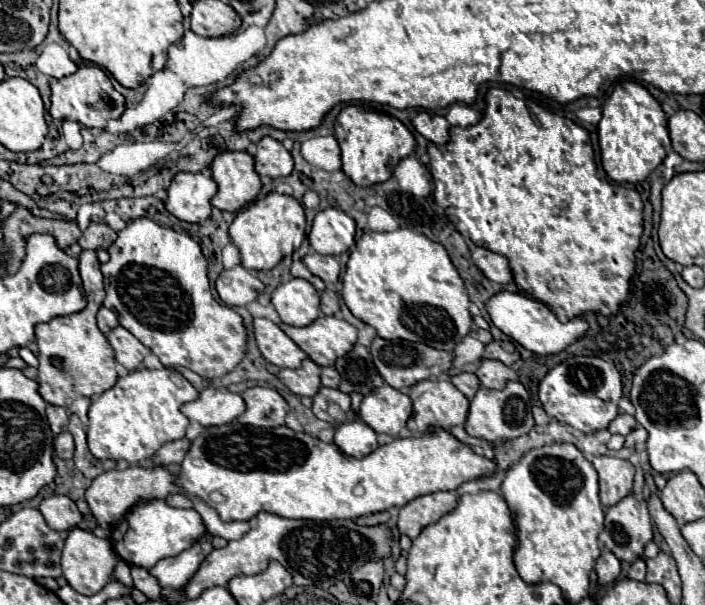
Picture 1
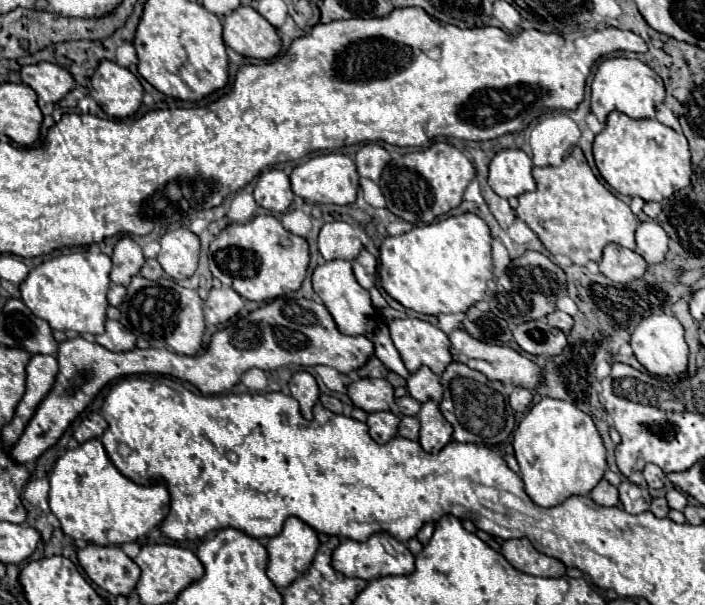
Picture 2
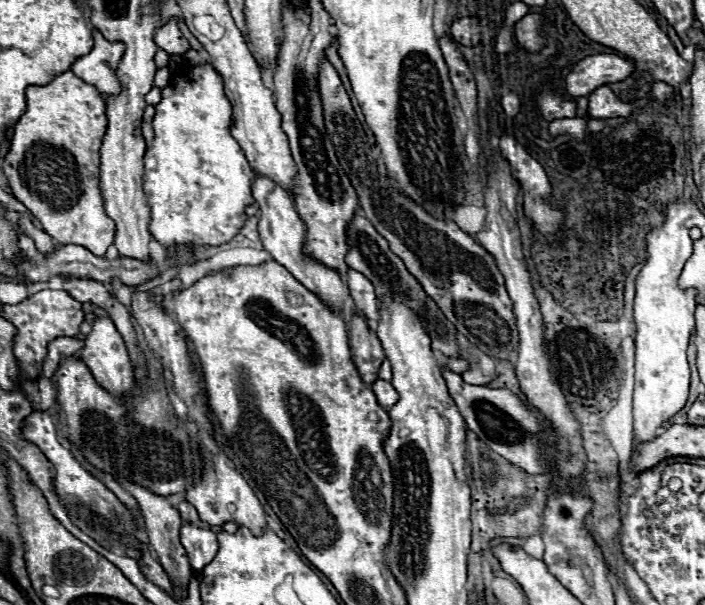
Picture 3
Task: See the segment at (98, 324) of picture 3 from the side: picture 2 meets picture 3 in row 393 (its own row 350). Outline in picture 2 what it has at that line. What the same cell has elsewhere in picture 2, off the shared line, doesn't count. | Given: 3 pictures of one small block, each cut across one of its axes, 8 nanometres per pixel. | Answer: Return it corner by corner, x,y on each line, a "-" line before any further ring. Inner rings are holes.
106,320
106,332
102,336
96,336
96,344
108,348
110,352
128,352
136,348
136,336
120,322

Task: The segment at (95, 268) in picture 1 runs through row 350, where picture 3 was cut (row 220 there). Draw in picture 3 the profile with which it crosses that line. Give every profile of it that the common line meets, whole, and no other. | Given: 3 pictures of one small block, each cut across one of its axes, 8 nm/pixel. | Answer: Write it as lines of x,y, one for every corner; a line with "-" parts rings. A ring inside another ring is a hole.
70,70
54,76
46,86
28,86
26,100
26,112
14,128
10,150
2,162
8,186
32,216
40,220
46,234
56,238
60,244
78,244
96,256
104,256
108,246
114,242
116,232
114,220
104,212
104,200
98,186
100,144
106,132
106,100
92,84
86,84

